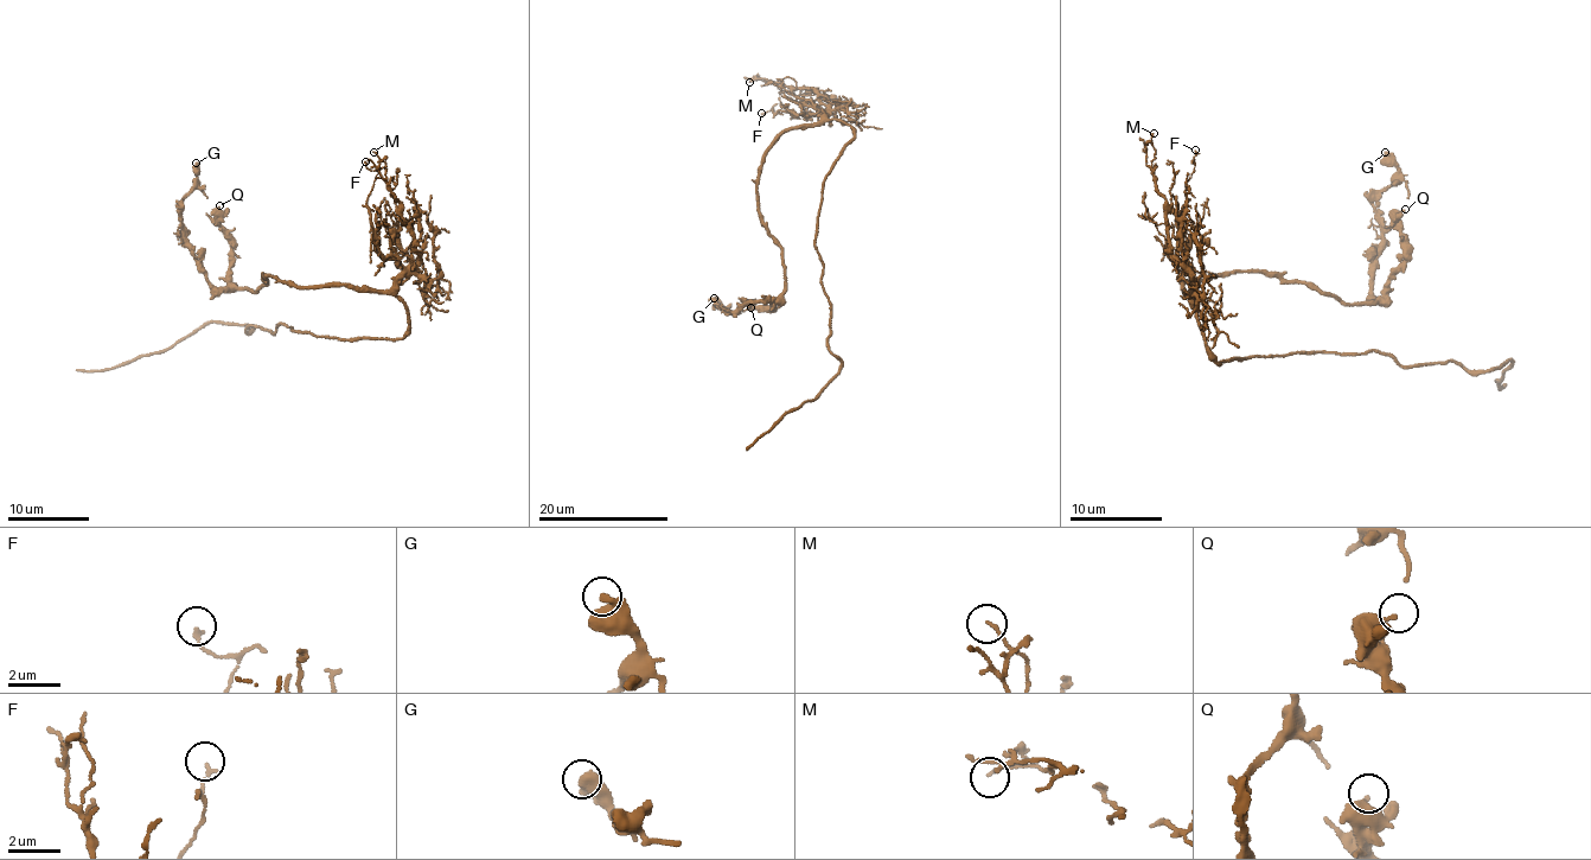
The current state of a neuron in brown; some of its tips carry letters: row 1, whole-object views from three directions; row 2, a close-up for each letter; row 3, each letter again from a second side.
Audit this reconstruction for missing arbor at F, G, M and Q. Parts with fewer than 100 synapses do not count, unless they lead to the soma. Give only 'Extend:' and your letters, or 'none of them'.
Extend: none of them

